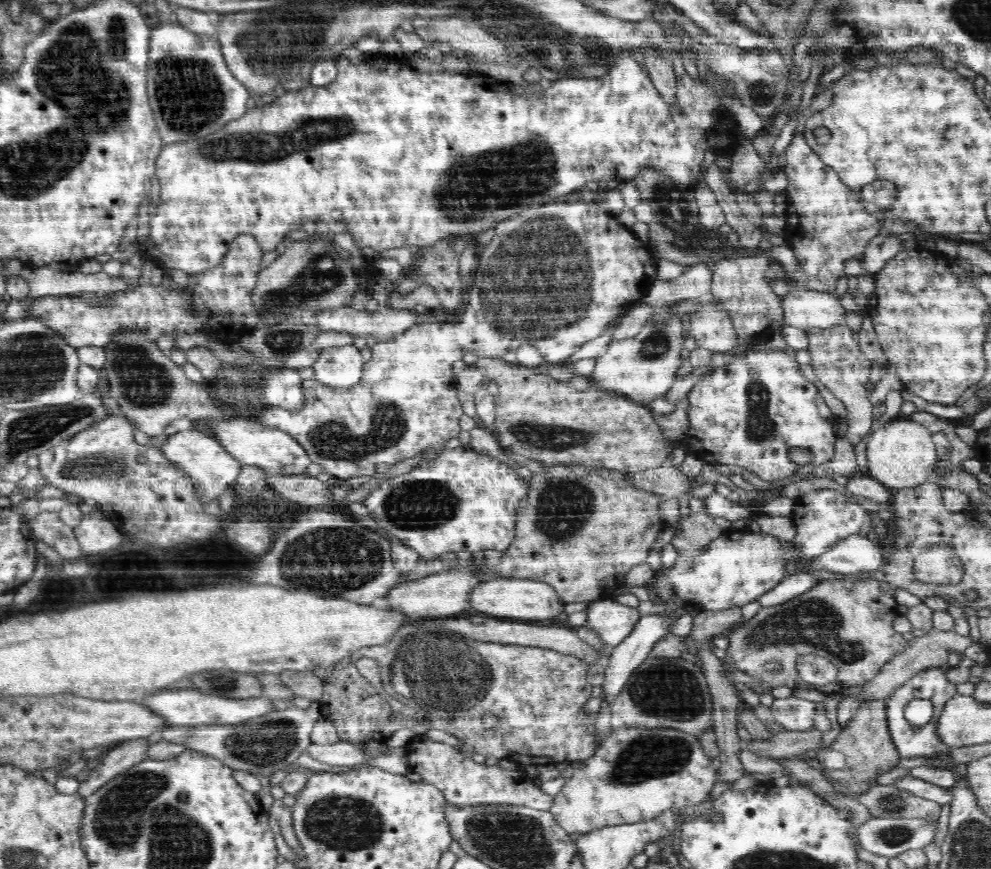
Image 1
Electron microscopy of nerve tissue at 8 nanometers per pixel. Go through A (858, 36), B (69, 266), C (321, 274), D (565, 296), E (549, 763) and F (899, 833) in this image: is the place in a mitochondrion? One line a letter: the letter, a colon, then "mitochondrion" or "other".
A: other
B: other
C: mitochondrion
D: mitochondrion
E: other
F: mitochondrion

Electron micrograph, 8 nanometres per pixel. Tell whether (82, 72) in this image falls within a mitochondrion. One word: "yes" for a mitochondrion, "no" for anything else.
yes

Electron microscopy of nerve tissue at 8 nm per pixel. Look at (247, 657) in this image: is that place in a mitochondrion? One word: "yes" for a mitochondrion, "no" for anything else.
yes

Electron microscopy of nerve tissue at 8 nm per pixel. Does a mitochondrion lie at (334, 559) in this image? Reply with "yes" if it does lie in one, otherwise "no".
yes

